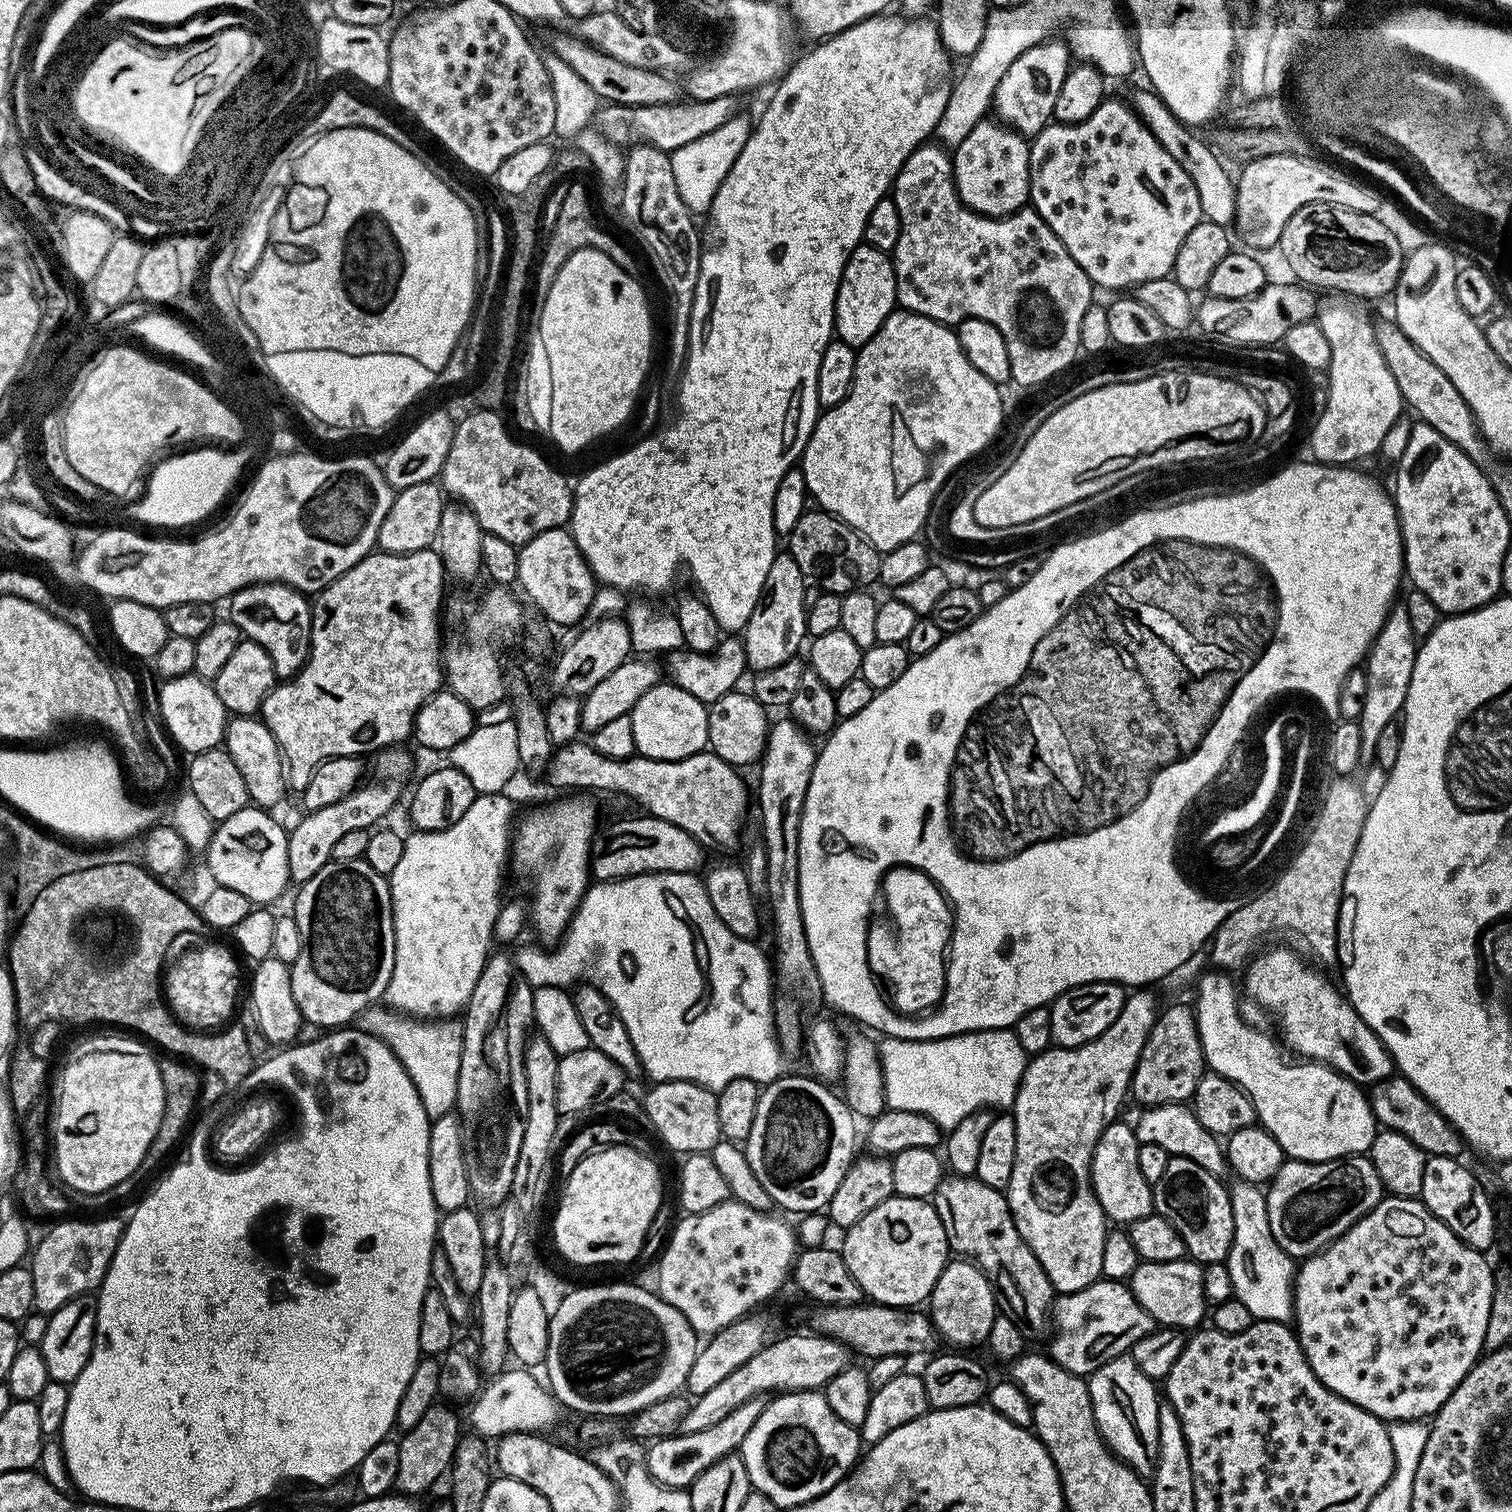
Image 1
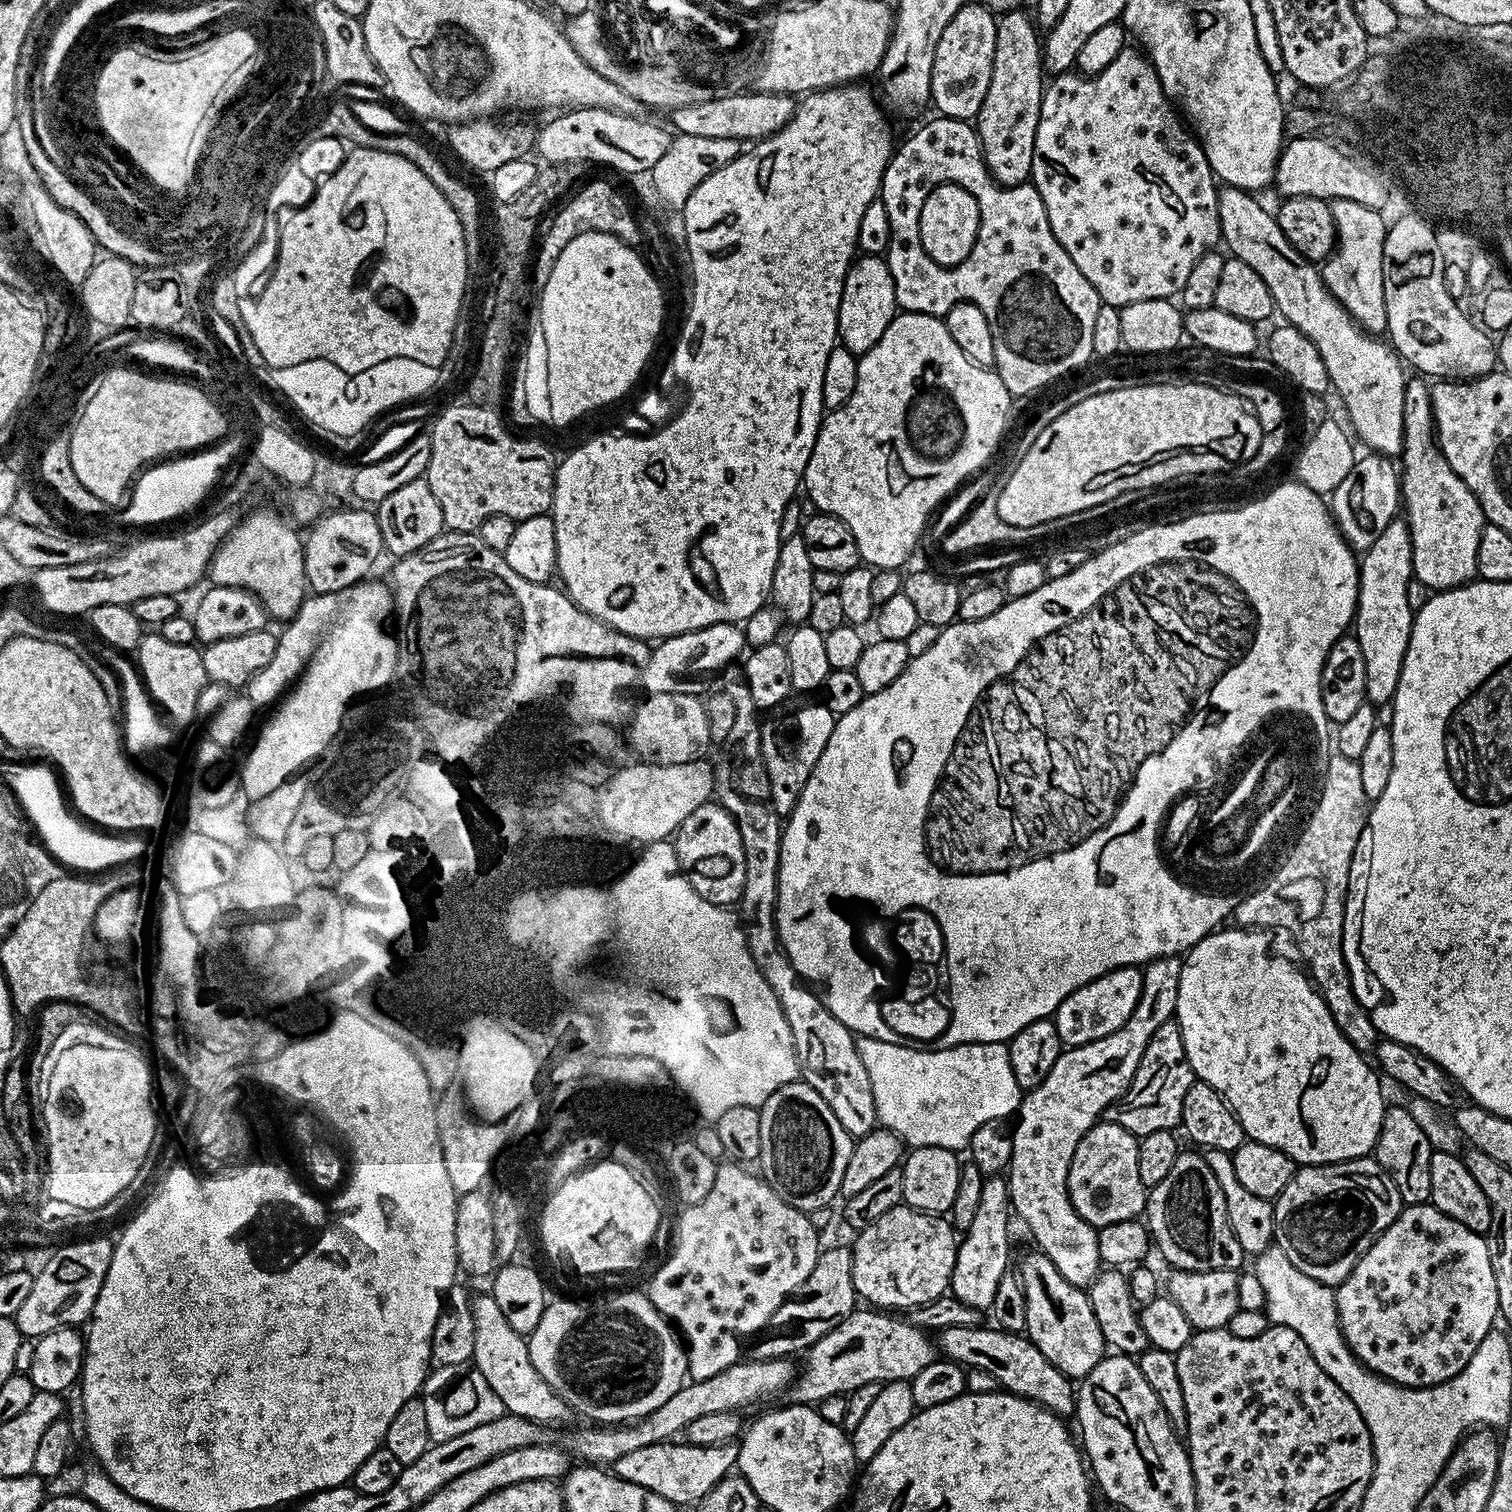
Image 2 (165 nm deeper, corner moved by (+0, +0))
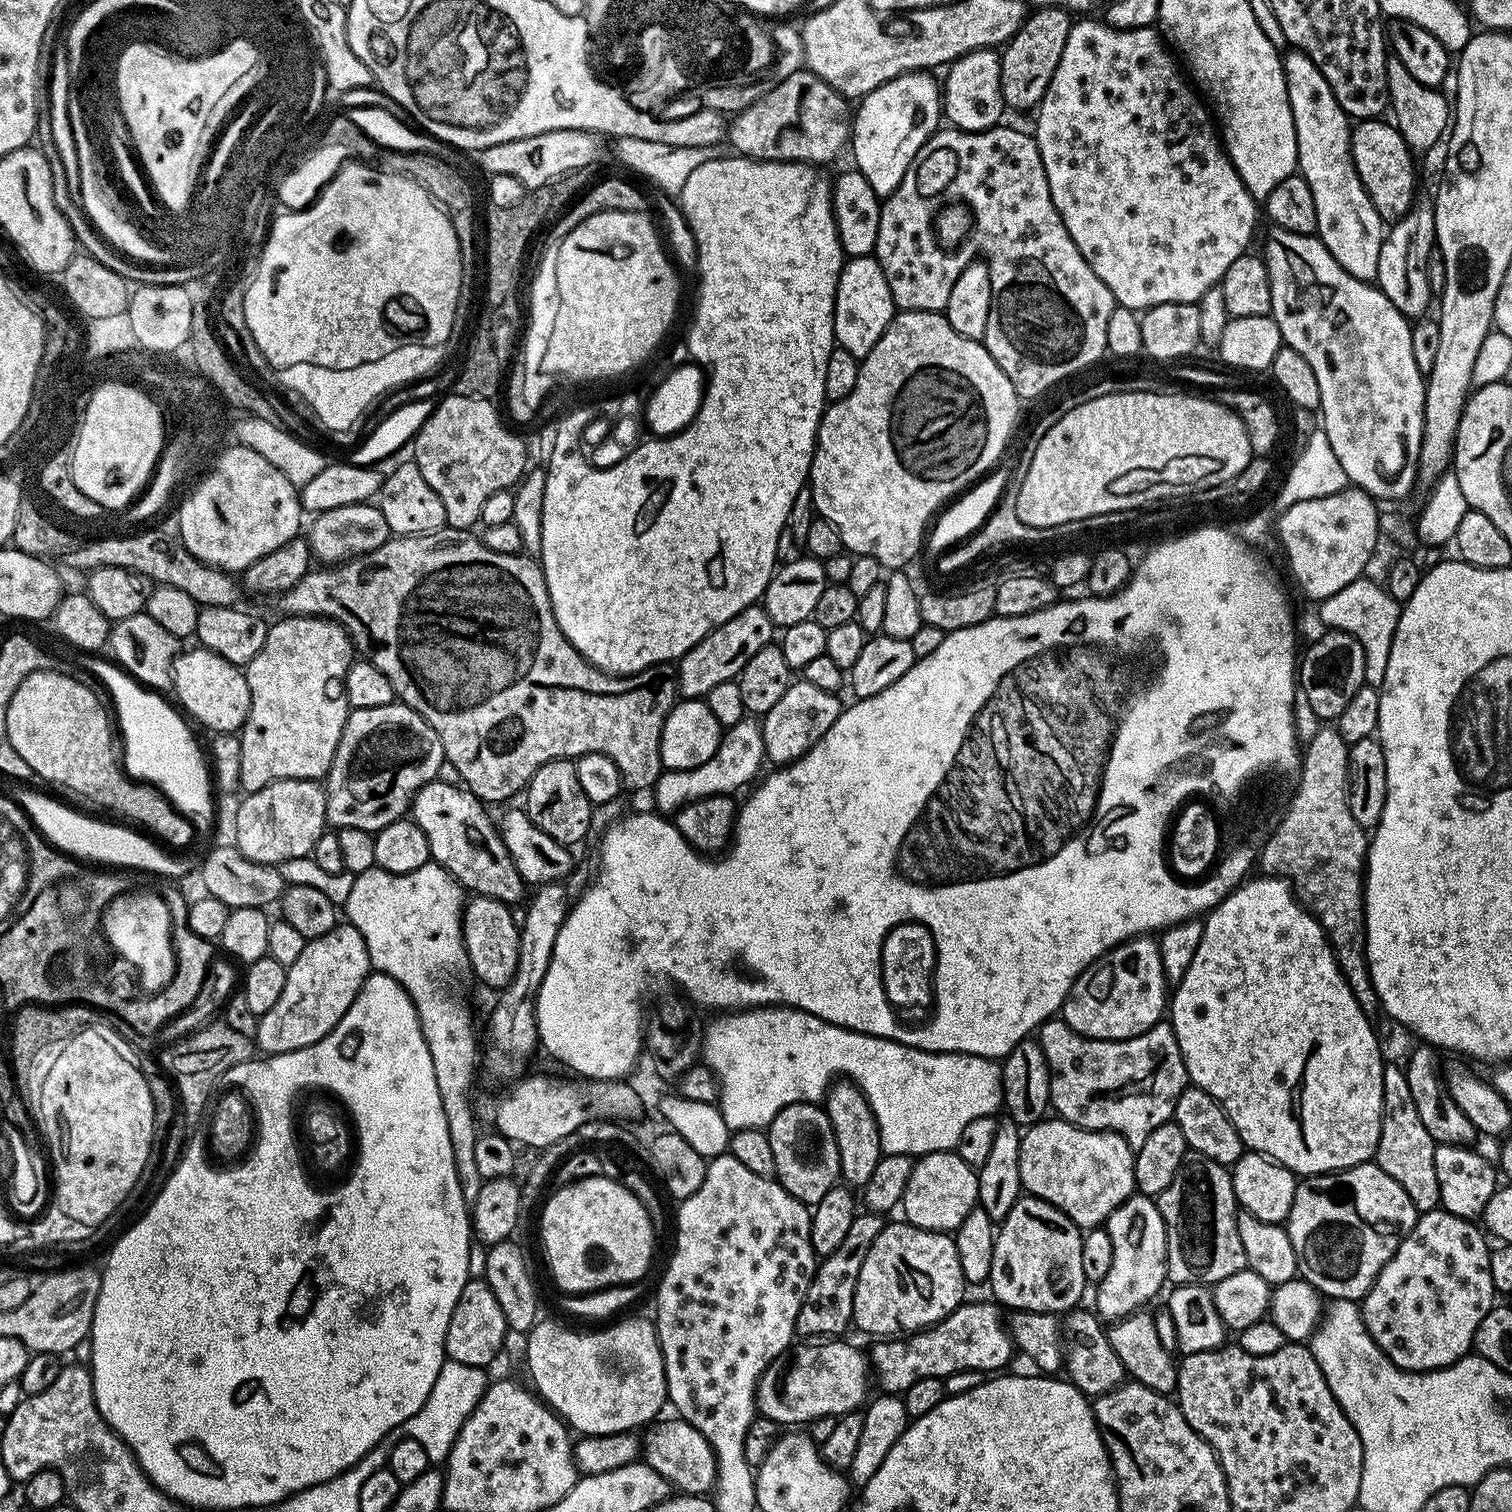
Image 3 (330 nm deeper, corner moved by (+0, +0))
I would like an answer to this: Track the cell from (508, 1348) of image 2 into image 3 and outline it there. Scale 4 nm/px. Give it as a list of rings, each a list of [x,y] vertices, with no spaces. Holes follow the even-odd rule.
[[[661,1419],[647,1429],[648,1433],[643,1433],[643,1463],[658,1470],[658,1474],[662,1474],[662,1478],[677,1493],[689,1496],[711,1493],[716,1482],[716,1455],[710,1442],[706,1442],[706,1438],[702,1438],[702,1434],[698,1434],[698,1430],[694,1430],[694,1426],[690,1426],[685,1420],[671,1419]]]

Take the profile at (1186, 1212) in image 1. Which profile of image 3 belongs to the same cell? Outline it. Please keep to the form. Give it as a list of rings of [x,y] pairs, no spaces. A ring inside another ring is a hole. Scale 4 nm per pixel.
[[[1189,1155],[1184,1165],[1174,1174],[1174,1182],[1162,1190],[1158,1197],[1162,1222],[1168,1239],[1168,1280],[1177,1284],[1203,1284],[1214,1286],[1230,1274],[1238,1274],[1248,1268],[1246,1250],[1242,1250],[1242,1238],[1238,1238],[1236,1214],[1238,1205],[1232,1189],[1232,1173],[1225,1165],[1205,1156]]]

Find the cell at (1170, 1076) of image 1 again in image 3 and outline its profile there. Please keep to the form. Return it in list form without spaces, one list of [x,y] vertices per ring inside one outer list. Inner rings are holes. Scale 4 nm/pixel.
[[[1053,1018],[1040,1025],[1038,1039],[1048,1063],[1051,1107],[1059,1119],[1072,1124],[1109,1120],[1109,1125],[1120,1126],[1123,1120],[1140,1119],[1136,1128],[1143,1134],[1173,1119],[1178,1094],[1189,1083],[1178,1038],[1168,1022],[1129,1040],[1091,1040],[1079,1036],[1063,1018]]]

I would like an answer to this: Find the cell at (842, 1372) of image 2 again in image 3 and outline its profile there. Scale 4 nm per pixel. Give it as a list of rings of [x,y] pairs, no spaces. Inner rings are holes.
[[[960,1303],[946,1318],[919,1332],[910,1332],[895,1338],[880,1338],[870,1351],[870,1368],[874,1380],[881,1384],[888,1394],[902,1394],[918,1378],[938,1378],[943,1380],[950,1374],[962,1370],[978,1370],[985,1374],[996,1374],[1011,1362],[1014,1345],[1005,1317],[995,1303]]]

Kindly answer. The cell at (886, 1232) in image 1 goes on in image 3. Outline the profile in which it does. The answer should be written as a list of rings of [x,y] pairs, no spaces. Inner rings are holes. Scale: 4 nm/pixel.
[[[907,1222],[885,1223],[884,1229],[874,1238],[866,1262],[858,1274],[858,1286],[854,1290],[852,1324],[869,1332],[872,1338],[895,1338],[910,1332],[919,1332],[946,1318],[965,1299],[966,1281],[958,1262],[956,1241],[947,1232],[931,1232]]]

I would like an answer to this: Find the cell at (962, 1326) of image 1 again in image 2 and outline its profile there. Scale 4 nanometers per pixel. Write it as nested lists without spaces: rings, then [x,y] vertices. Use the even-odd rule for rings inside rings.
[[[1001,1175],[987,1177],[974,1219],[957,1245],[954,1270],[949,1280],[951,1295],[964,1305],[981,1312],[991,1309],[998,1282],[1007,1275],[1009,1269],[1010,1218],[1012,1219],[1012,1207],[1007,1179]]]

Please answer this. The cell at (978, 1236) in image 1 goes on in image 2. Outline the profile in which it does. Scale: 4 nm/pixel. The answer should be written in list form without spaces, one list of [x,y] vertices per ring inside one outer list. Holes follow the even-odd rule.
[[[1032,1250],[1021,1262],[1018,1279],[1026,1302],[1024,1326],[1028,1339],[1054,1362],[1054,1366],[1058,1366],[1058,1370],[1062,1370],[1062,1374],[1076,1382],[1083,1380],[1106,1355],[1102,1326],[1098,1326],[1089,1293],[1066,1282],[1066,1278],[1058,1274],[1054,1262],[1039,1250]]]

